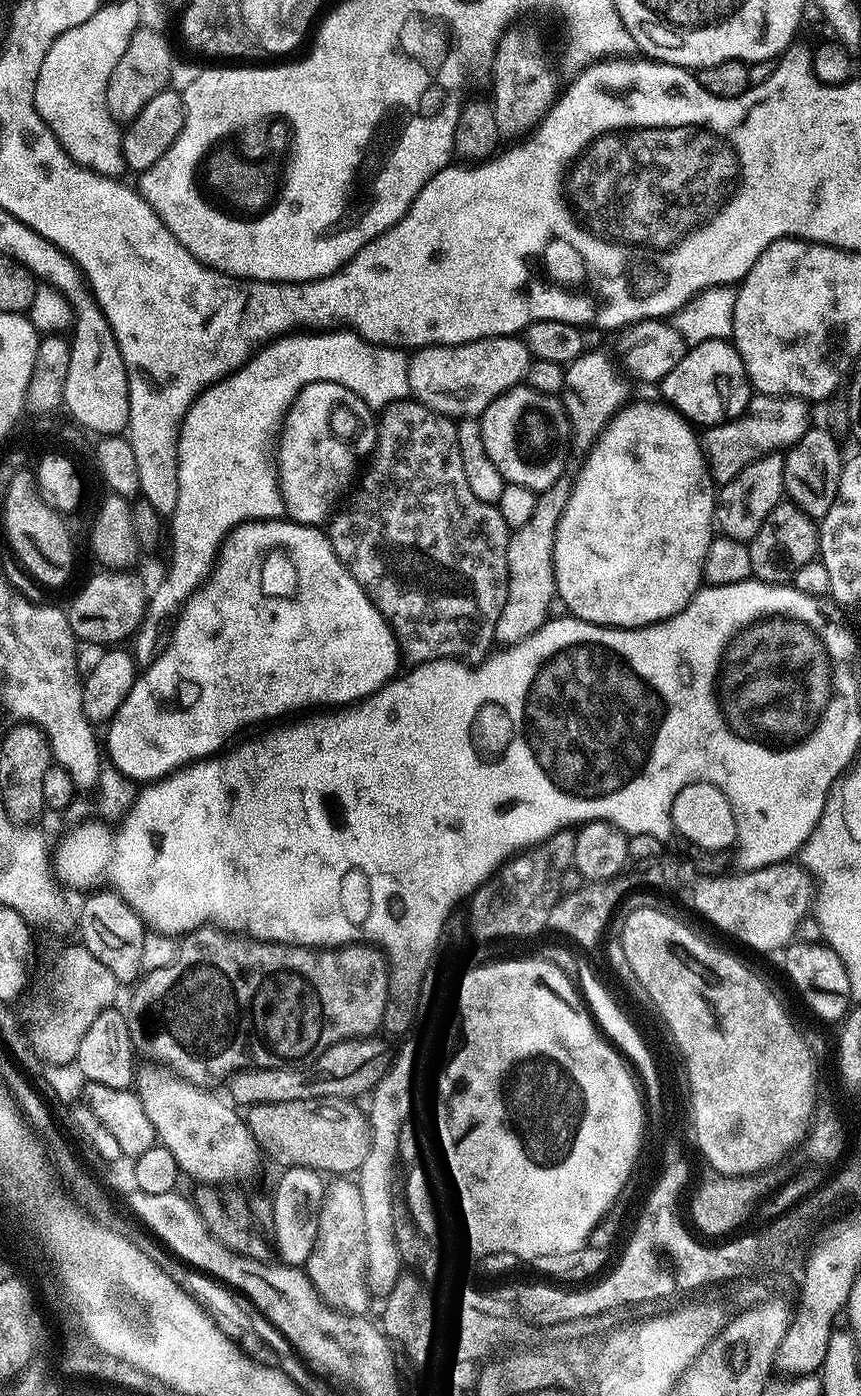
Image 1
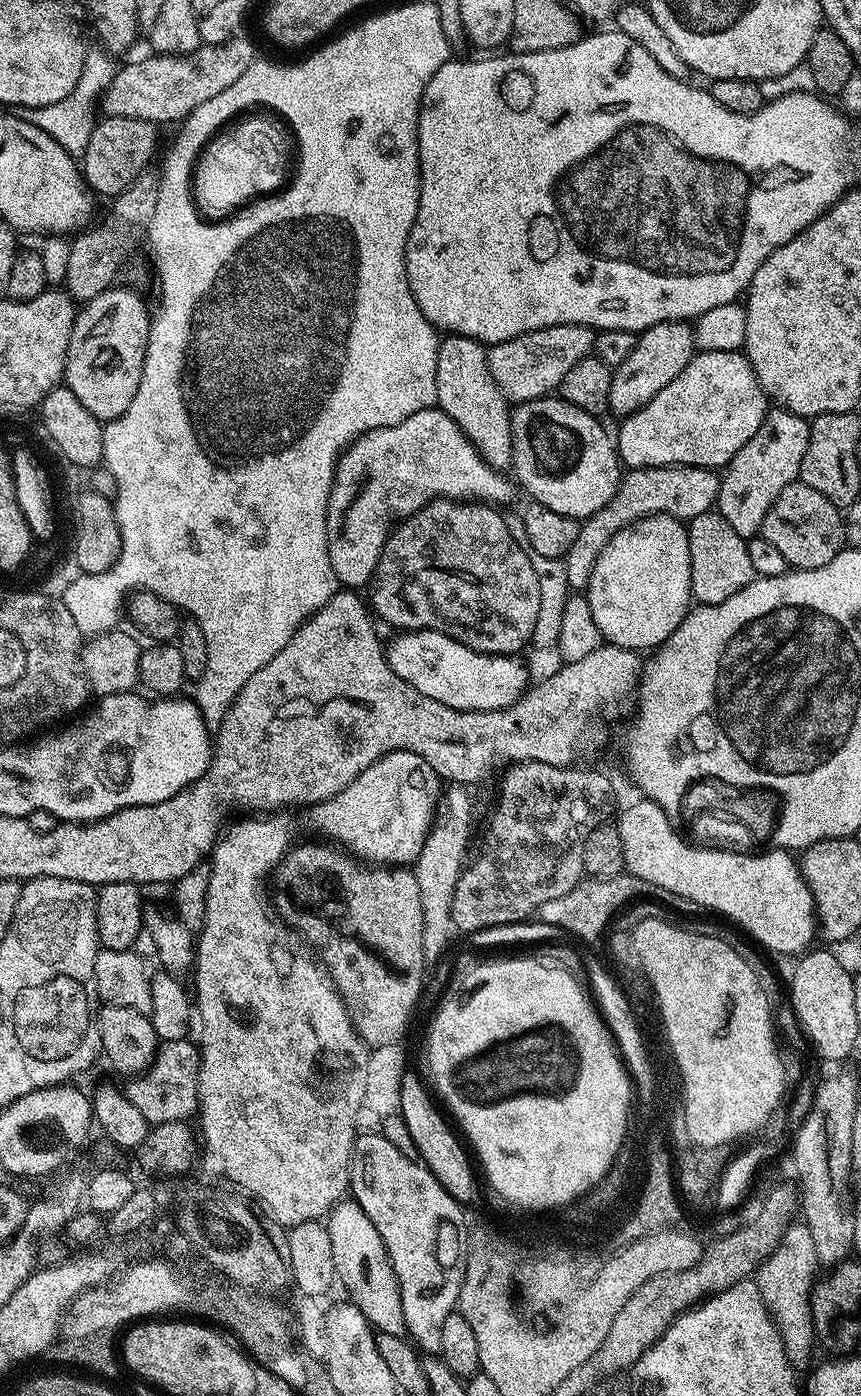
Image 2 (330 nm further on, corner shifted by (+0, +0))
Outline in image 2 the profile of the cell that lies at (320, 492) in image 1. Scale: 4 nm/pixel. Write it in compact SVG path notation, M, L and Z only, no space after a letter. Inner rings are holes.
M438 406L418 410L402 422L385 428L375 428L362 434L340 453L328 503L328 549L330 564L334 566L337 581L345 589L360 590L371 581L380 561L388 536L401 520L422 510L432 500L462 500L489 506L508 504L518 488L499 468L489 466L478 454L466 434Z

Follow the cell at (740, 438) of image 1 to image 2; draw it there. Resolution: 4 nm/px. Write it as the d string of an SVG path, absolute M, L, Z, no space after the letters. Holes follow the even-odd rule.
M679 464L669 468L633 468L623 473L618 490L598 514L587 516L580 524L574 546L564 555L566 580L572 590L587 589L598 554L606 550L606 542L618 530L628 528L648 516L672 516L675 520L687 522L698 518L698 514L713 511L720 489L719 471L710 468L681 468Z

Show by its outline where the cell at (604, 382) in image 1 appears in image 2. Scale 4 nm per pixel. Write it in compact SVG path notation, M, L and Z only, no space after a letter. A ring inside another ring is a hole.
M667 320L661 324L655 324L652 328L646 328L636 338L634 350L630 350L626 362L618 366L612 373L610 382L610 402L608 412L623 418L636 412L643 404L650 402L658 390L670 386L682 370L691 362L697 351L696 339L692 333L693 325L683 320Z

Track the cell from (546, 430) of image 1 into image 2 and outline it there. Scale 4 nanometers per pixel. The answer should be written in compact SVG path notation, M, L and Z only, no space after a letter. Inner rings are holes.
M556 394L517 404L511 414L512 468L519 487L523 491L525 488L535 503L582 522L614 498L622 479L622 465L613 437L597 417Z

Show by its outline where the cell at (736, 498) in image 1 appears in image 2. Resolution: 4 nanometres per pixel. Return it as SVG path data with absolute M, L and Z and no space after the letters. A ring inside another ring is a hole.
M779 406L769 407L762 426L758 426L758 434L734 454L720 477L715 507L739 536L751 538L757 535L778 494L782 494L786 486L797 483L809 442L810 424L805 417Z

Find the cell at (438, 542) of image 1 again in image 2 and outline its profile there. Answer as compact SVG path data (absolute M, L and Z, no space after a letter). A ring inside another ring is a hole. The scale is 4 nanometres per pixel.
M462 500L430 501L425 508L418 510L406 520L401 520L388 536L386 546L380 555L380 561L376 572L372 575L370 589L372 588L372 600L370 596L370 608L377 617L381 616L388 624L393 624L396 630L419 630L425 628L431 632L441 632L458 642L462 642L467 648L475 652L485 652L487 656L510 656L519 653L519 648L531 641L534 634L534 626L537 621L539 598L538 579L527 556L527 547L512 533L512 528L499 516L495 507L479 502L465 502Z

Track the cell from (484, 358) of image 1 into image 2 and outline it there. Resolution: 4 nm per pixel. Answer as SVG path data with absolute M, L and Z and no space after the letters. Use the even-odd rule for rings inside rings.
M559 324L498 342L488 348L488 365L494 382L513 405L541 400L559 389L562 378L582 358L593 355L596 332L585 324Z

